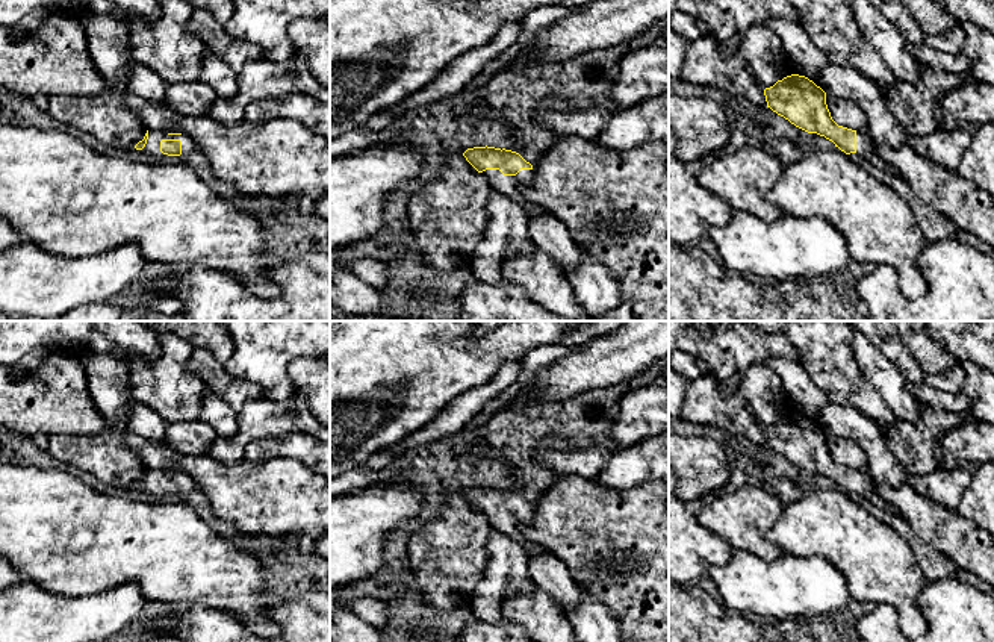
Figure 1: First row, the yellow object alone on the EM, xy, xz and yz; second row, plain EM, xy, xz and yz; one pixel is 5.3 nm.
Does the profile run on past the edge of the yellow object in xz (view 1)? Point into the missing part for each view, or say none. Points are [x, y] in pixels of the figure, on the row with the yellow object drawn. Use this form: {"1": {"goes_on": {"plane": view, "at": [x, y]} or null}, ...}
{"1": {"goes_on": {"plane": "xz", "at": [509, 185]}}}

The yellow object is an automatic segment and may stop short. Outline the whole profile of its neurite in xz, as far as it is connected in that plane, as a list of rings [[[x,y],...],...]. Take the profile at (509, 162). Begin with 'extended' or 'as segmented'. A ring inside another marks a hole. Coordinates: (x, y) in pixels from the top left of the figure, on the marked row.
extended; [[[486,145],[467,148],[463,156],[478,173],[486,176],[492,191],[517,201],[530,218],[543,212],[543,207],[519,191],[533,183],[533,165],[519,153]]]

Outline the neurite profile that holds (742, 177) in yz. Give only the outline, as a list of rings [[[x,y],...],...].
[[[746,145],[738,151],[717,156],[711,164],[697,168],[696,174],[699,183],[726,200],[732,210],[772,223],[785,212],[764,194],[781,177],[782,170],[784,165],[773,153]]]

